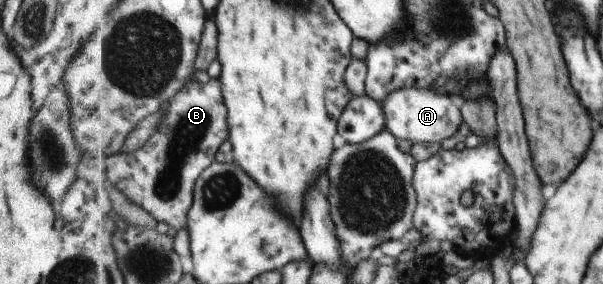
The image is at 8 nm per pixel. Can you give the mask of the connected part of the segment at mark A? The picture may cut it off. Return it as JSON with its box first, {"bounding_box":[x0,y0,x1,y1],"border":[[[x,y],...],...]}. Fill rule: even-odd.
{"bounding_box":[381,88,464,144],"border":[[[424,88],[396,90],[389,98],[381,101],[387,115],[387,129],[399,139],[408,139],[413,144],[440,144],[444,139],[456,135],[464,125],[462,109],[447,94]]]}

